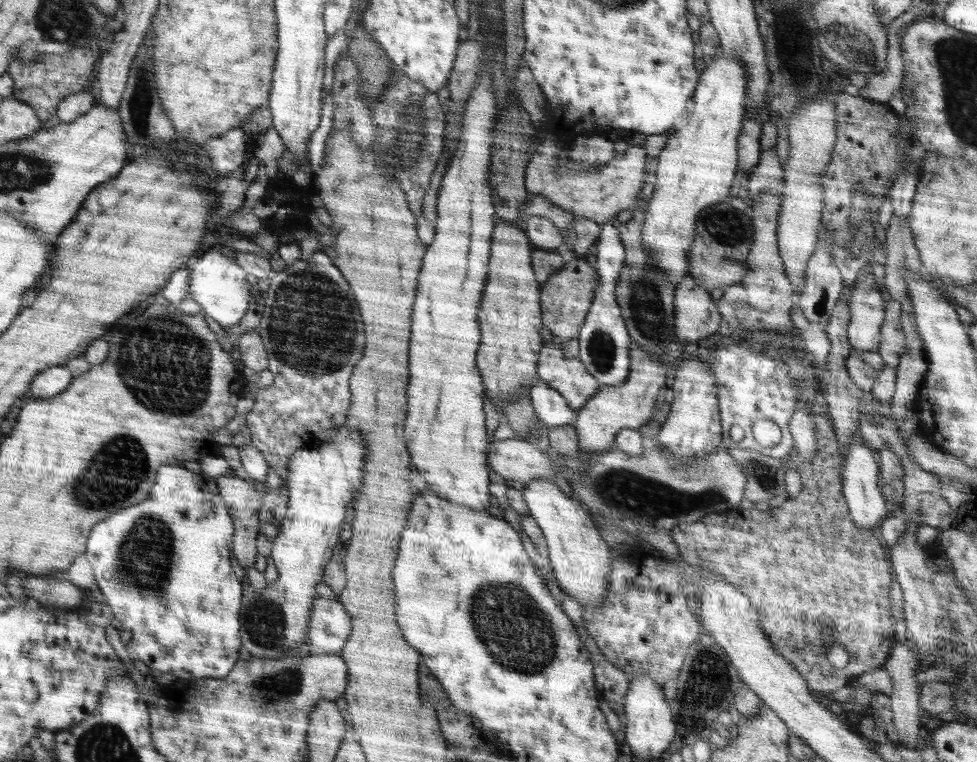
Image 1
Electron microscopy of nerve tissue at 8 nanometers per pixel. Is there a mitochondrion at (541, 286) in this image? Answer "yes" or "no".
no

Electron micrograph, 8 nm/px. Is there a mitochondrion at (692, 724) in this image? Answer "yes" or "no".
yes

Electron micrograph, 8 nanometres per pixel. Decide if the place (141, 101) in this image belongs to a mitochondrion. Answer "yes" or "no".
yes

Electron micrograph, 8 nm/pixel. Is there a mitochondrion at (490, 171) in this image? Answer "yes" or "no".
no

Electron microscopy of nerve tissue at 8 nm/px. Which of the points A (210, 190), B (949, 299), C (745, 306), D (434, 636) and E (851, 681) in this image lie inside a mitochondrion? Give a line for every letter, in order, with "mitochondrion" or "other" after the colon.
A: other
B: other
C: other
D: other
E: other

